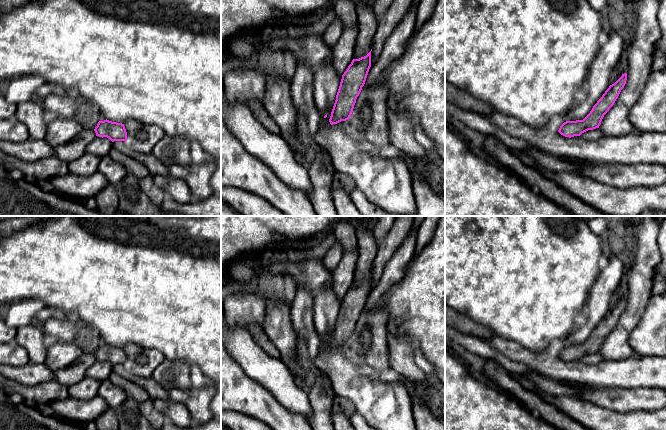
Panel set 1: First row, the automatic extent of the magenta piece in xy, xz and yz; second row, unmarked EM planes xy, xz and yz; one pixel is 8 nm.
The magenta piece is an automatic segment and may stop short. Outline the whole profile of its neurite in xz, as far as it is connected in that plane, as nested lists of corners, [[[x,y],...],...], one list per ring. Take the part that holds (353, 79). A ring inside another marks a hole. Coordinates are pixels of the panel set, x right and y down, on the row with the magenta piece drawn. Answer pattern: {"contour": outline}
{"contour": [[[371,51],[364,57],[353,59],[340,82],[329,122],[331,125],[350,118],[356,99],[365,84],[371,67]]]}

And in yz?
{"contour": [[[627,73],[622,76],[605,91],[602,97],[593,106],[590,113],[583,120],[566,121],[558,132],[565,137],[580,136],[582,133],[599,128],[604,115],[614,105],[627,80]]]}

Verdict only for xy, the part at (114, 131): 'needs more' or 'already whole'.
already whole

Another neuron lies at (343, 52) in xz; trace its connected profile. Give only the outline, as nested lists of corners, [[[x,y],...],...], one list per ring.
[[[353,25],[343,30],[339,40],[332,48],[333,68],[339,75],[343,75],[354,59],[354,51],[358,36],[358,27]]]

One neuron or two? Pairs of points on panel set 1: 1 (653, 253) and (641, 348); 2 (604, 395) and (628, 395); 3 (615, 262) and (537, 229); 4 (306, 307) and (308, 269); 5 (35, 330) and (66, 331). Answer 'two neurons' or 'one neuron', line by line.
1: two neurons
2: one neuron
3: two neurons
4: two neurons
5: two neurons

